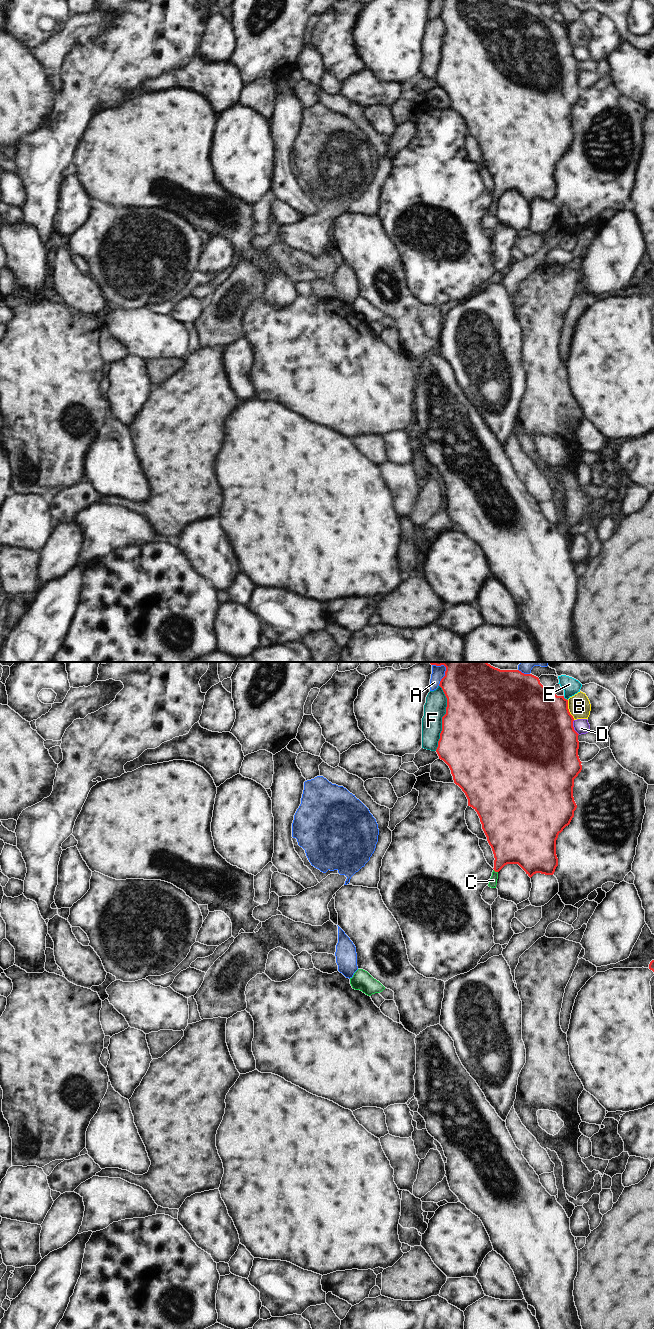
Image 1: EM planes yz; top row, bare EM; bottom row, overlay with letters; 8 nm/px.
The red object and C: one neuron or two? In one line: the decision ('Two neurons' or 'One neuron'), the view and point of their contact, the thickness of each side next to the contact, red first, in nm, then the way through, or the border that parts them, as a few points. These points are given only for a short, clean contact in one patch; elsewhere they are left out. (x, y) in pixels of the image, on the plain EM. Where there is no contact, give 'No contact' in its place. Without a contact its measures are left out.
One neuron. Touches red at yz (495, 199). Thickness 300 nm (red) against 60 nm. Path across: yz (510, 172), (495, 199), (493, 208).

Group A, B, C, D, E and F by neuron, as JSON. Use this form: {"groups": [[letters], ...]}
{"groups": [["A"], ["B"], ["C"], ["D"], ["E"], ["F"]]}

